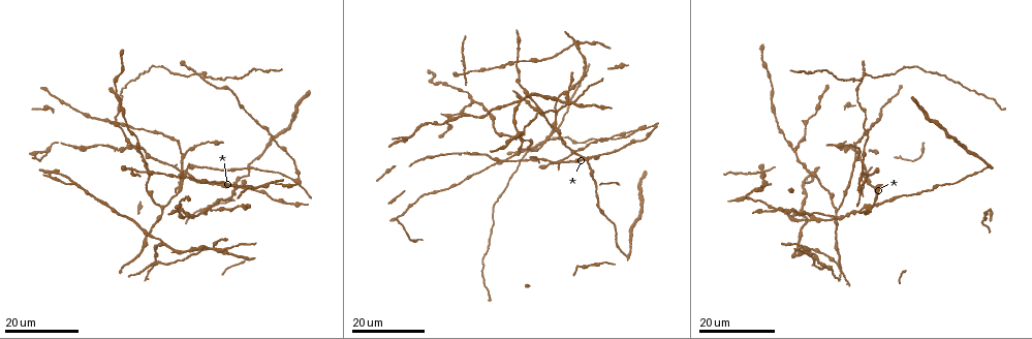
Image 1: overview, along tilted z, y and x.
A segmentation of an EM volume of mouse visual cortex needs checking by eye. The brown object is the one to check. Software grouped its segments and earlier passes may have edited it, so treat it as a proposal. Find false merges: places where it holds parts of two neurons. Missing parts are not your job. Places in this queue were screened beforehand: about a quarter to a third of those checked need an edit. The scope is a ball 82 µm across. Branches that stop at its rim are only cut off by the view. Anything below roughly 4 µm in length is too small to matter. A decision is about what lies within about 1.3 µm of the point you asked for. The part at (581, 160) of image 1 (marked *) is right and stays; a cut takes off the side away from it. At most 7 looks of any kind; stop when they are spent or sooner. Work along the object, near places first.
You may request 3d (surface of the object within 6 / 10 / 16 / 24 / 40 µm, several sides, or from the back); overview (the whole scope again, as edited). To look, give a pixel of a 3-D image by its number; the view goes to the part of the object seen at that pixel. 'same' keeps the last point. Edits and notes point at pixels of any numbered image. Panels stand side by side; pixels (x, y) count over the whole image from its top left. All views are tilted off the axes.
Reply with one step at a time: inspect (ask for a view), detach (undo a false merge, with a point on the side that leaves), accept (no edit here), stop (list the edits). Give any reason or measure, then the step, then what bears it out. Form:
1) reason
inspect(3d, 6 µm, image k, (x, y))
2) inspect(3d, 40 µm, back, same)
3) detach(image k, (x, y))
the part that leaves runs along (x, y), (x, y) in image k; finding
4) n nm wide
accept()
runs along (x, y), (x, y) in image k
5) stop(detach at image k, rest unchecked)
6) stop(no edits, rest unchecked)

two arms in line, one across
inspect(3d, 24 µm, image 1, (136, 151))

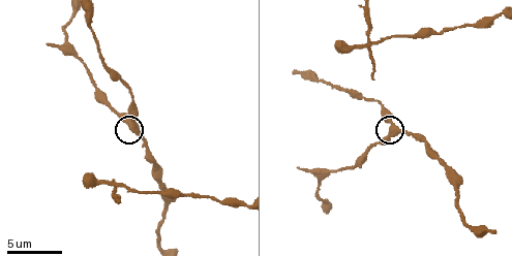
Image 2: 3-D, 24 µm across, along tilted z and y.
inspect(3d, 10 µm, image 2, (394, 128))

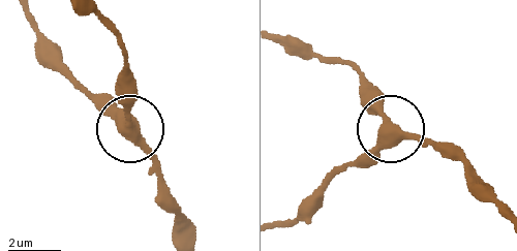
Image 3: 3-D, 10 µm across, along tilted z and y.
400 nm wide
accept()
runs along (189, 238), (154, 153), (86, 88) in image 3; all the same neuron

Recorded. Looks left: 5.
inspect(3d, 24 µm, image 1, (811, 216))

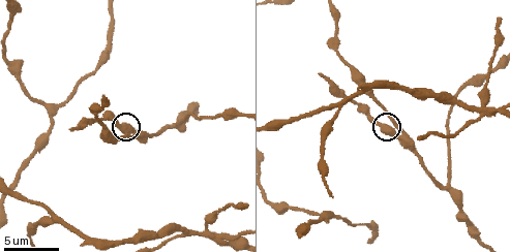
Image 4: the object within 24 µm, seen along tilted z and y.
inspect(3d, 6 µm, image 4, (390, 129))

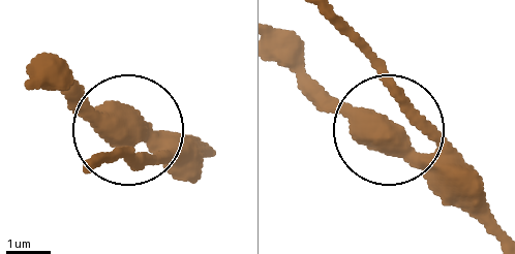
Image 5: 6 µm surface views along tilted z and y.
accept()
all the same neuron

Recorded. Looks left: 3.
a fork
inspect(3d, 24 µm, image 1, (185, 171))

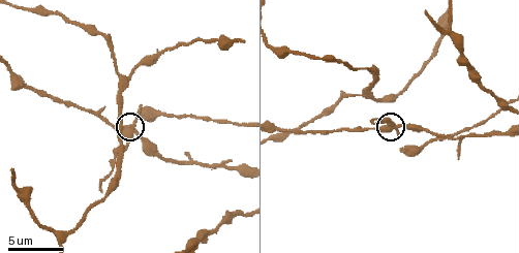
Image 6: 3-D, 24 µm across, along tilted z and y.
inspect(3d, 10 µm, image 6, (130, 128))

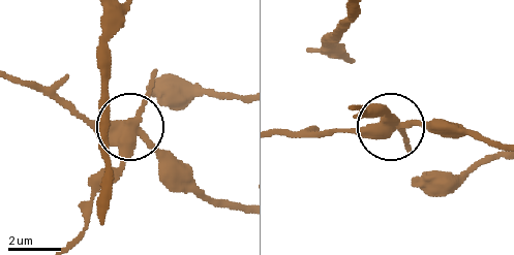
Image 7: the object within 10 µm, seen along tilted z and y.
390 nm wide
detach(image 7, (121, 168))
the part that leaves runs along (122, 134), (120, 159), (80, 240) in image 7; a second neuron is stuck on

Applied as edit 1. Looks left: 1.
stop(detach at image 7, rest unchecked)

